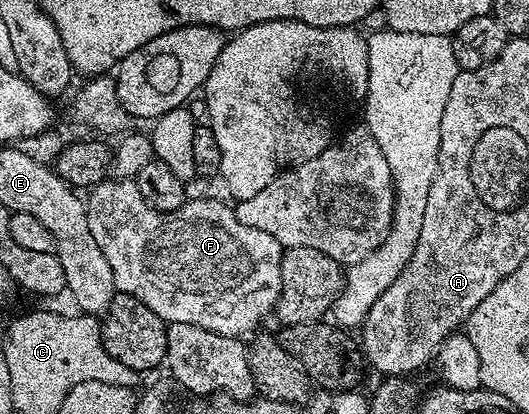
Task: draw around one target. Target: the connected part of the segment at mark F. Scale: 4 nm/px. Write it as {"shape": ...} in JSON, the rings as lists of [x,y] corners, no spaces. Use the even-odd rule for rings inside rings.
{"shape":[[[103,179],[89,190],[85,202],[88,228],[100,251],[104,251],[108,267],[112,267],[115,290],[140,299],[140,303],[152,307],[162,321],[192,323],[194,327],[204,327],[204,331],[216,331],[216,335],[242,339],[245,333],[253,334],[259,328],[257,325],[275,312],[284,247],[272,239],[268,231],[240,223],[231,206],[229,209],[222,201],[202,197],[199,201],[185,201],[180,217],[178,213],[161,213],[140,195],[140,187],[134,179]]]}

